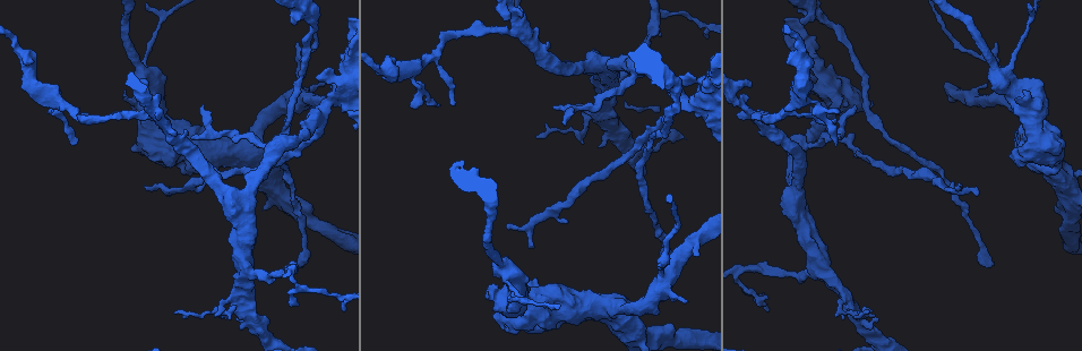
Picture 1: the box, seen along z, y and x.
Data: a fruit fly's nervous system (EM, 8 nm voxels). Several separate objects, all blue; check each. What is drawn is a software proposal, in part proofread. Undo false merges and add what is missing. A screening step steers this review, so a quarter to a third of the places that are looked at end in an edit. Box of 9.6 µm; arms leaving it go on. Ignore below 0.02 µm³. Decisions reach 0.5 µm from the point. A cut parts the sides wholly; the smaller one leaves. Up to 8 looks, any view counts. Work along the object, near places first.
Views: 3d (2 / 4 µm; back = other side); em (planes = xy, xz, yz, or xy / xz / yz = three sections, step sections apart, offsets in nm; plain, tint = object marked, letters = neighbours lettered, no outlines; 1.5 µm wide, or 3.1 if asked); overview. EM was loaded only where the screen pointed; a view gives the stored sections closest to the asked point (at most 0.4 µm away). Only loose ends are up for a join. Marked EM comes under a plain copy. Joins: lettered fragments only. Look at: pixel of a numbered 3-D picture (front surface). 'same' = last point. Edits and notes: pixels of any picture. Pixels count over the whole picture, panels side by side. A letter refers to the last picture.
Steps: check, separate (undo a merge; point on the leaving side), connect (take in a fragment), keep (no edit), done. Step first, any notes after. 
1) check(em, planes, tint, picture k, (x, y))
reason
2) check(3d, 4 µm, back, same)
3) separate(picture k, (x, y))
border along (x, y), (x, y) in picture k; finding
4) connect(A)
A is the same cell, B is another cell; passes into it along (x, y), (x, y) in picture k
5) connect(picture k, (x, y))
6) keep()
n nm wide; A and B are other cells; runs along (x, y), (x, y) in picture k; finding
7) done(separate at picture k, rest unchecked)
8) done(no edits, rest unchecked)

check(em, planes, letters, picture 1, (840, 139))
free end

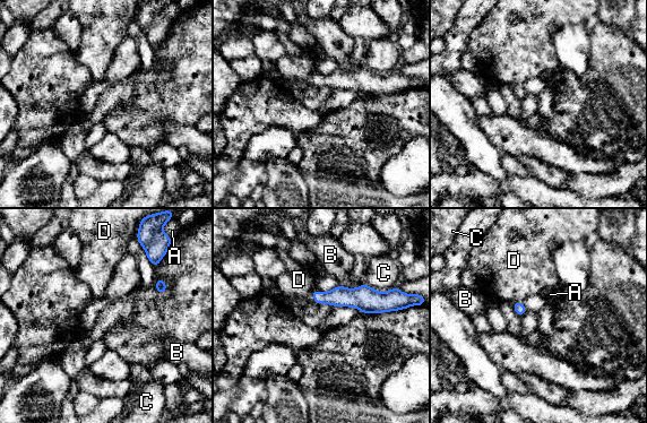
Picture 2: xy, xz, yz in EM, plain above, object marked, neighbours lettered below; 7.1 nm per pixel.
keep()
A, B, C and D are other cells; none of them fits

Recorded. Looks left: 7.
check(3d, 4 µm, picture 1, (522, 34))
three arms meet

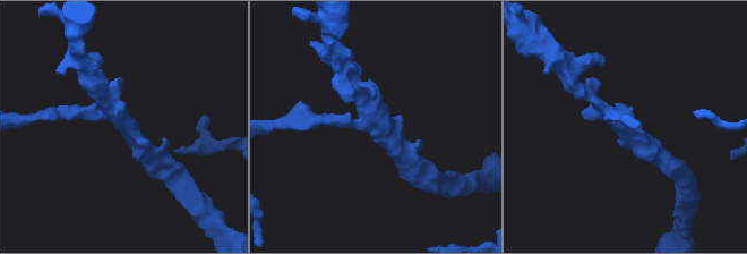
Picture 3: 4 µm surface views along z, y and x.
check(em, xy, step 4, tint, picture 3, (375, 122))
3 arms; arms of 190, 220, 300 nm; now the EM

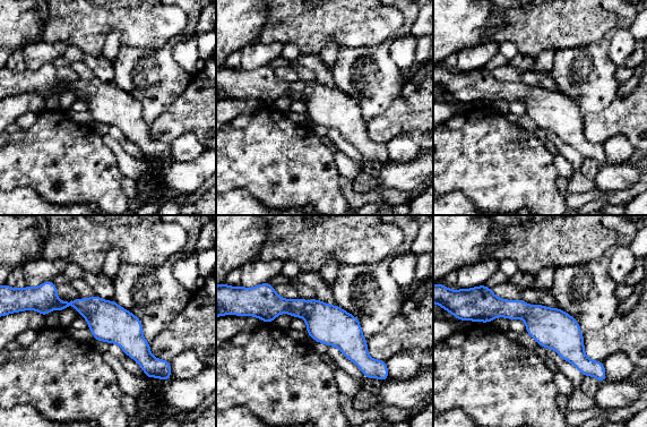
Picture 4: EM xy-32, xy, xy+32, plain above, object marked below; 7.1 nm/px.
check(em, planes, letters, same)
cut it another way

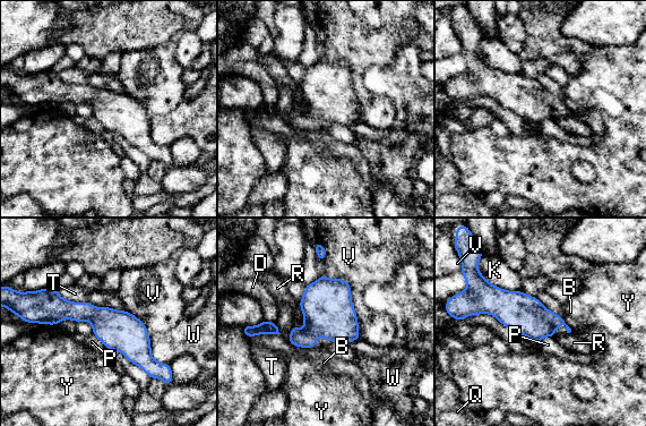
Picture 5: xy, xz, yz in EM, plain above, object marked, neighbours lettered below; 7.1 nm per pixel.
keep()
280 nm wide; B, D, K, P, Q, R, T, V, W and Y are other cells; one neuron here

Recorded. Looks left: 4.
check(3d, 4 µm, back, picture 1, (614, 131))
thick turns thin

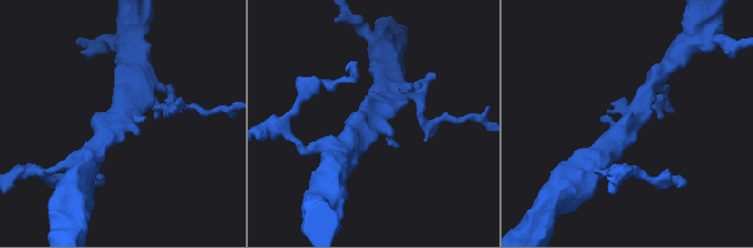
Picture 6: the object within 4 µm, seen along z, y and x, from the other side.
check(em, xy, step 8, tint, picture 6, (630, 118))

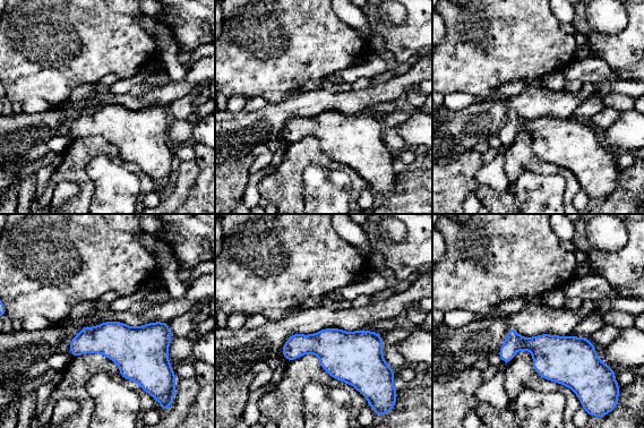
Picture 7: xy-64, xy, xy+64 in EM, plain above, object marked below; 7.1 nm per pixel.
check(em, planes, letters, same)

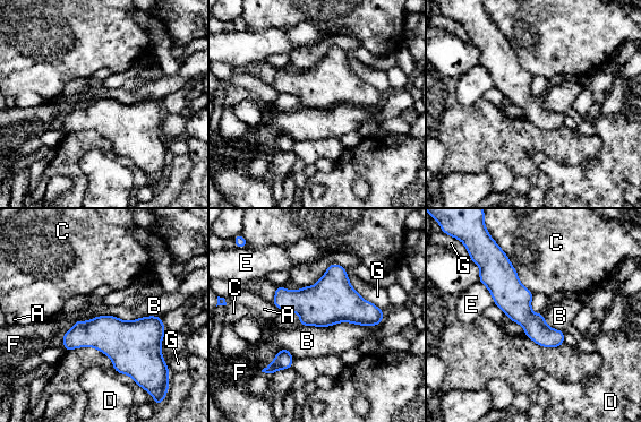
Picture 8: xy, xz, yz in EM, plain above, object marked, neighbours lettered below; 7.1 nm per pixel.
keep()
160 nm wide; A, B, C, D, E, F and G are other cells; border along (160, 316), (75, 321) in picture 8; all the same neuron

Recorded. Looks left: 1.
done(no edits, rest unchecked)

